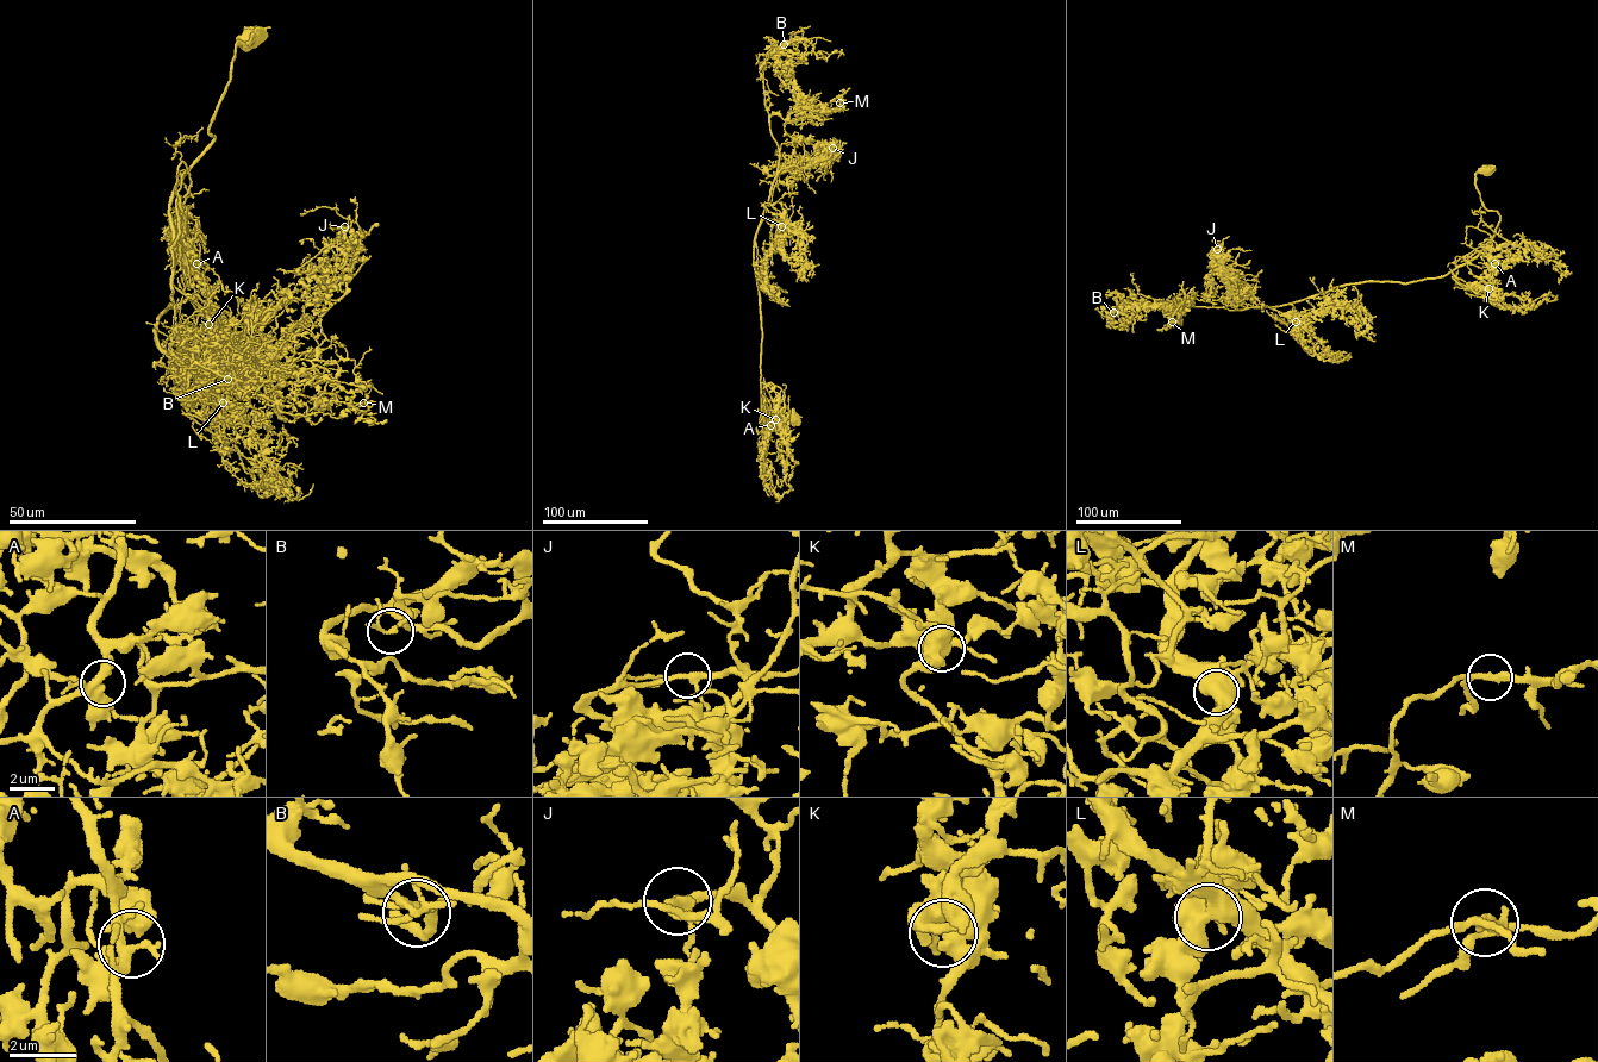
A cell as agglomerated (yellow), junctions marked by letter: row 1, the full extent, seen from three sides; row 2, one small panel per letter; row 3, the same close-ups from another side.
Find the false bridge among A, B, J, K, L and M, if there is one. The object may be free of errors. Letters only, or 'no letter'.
no letter

